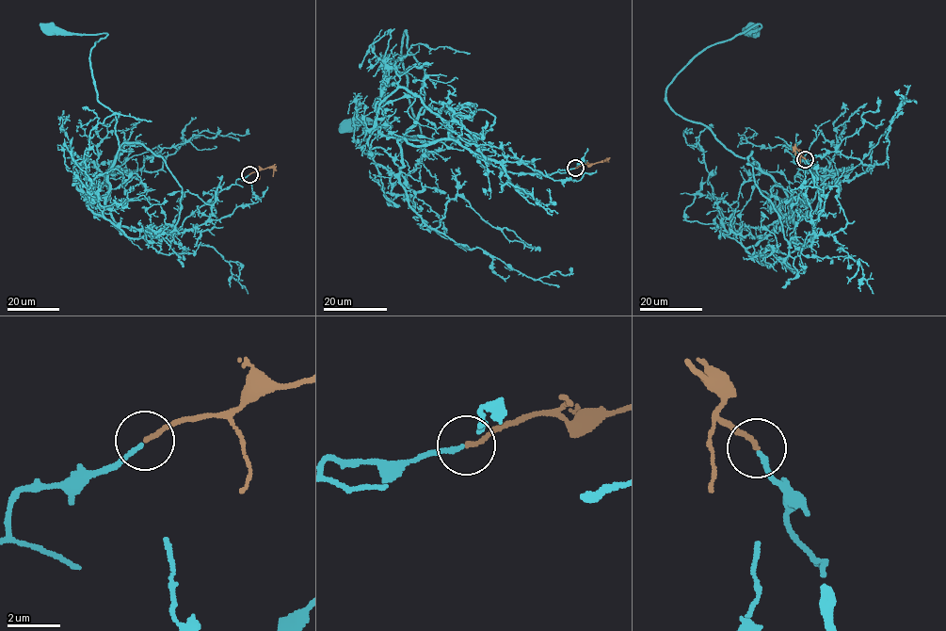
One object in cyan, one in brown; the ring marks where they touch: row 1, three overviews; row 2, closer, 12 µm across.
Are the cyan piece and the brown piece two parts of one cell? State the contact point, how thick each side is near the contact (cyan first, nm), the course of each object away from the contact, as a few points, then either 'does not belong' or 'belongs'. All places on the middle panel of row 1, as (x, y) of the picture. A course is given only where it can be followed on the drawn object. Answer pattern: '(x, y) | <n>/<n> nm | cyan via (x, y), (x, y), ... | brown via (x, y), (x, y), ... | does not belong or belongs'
(575, 168) | 170/160 nm | cyan via (575, 168), (502, 171), (452, 139), (400, 140), (424, 105), (425, 72), (404, 31), (421, 133), (349, 126) | brown via (575, 168), (604, 161) | belongs

